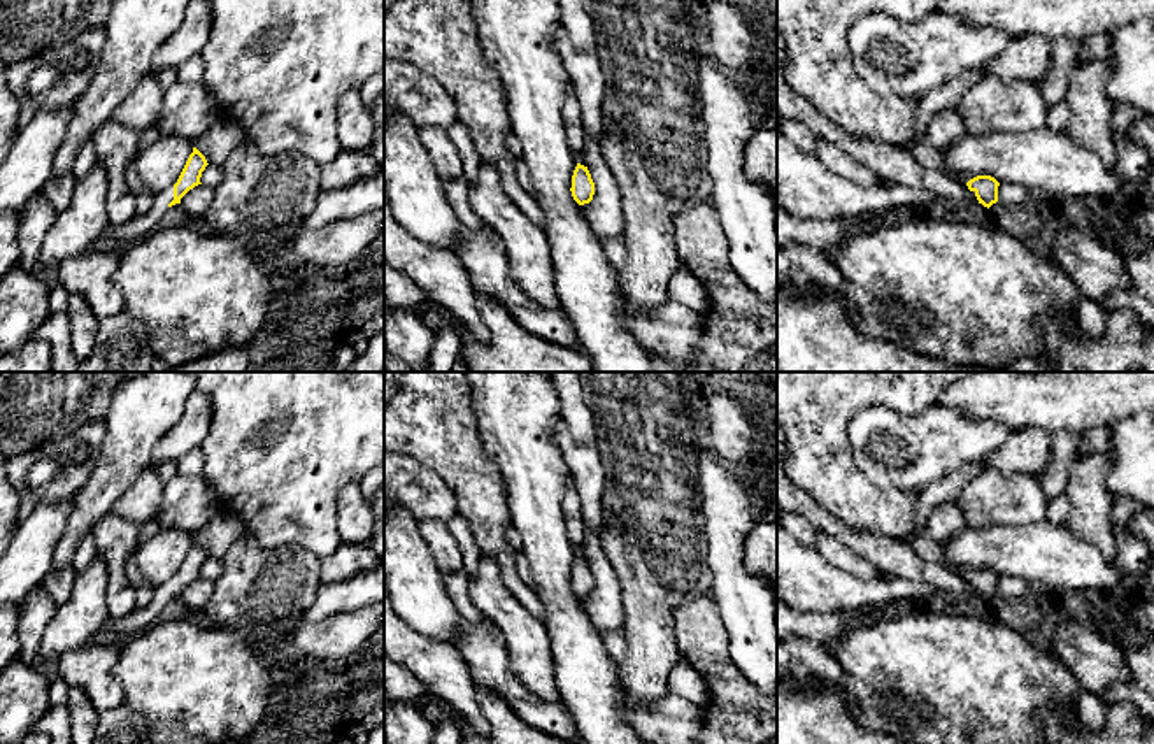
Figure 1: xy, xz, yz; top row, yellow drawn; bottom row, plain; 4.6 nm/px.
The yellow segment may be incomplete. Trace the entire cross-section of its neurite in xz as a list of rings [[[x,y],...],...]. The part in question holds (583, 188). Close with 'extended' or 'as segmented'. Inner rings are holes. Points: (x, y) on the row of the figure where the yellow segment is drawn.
[[[577,163],[573,175],[572,175],[572,197],[579,205],[589,204],[595,195],[595,182],[588,167]]]; as segmented

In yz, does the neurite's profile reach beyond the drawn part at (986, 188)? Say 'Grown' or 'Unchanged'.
Unchanged

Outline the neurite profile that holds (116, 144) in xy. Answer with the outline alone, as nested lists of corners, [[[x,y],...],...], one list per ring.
[[[107,119],[91,135],[96,160],[107,172],[107,216],[110,226],[126,225],[135,216],[135,195],[126,184],[126,167],[139,154],[140,130]]]

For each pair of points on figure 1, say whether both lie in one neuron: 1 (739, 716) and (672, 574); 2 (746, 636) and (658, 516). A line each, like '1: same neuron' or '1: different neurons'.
1: different neurons
2: different neurons

